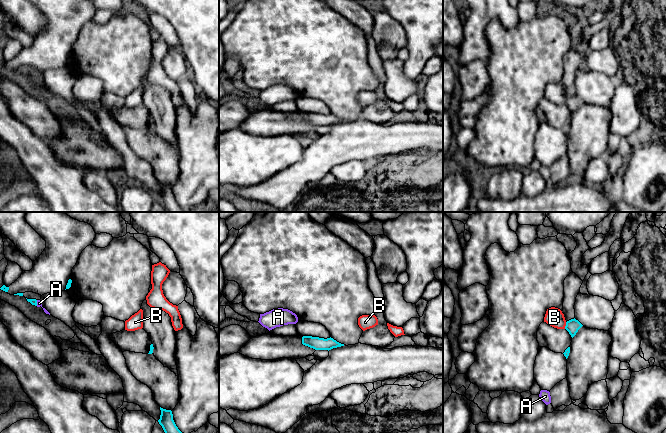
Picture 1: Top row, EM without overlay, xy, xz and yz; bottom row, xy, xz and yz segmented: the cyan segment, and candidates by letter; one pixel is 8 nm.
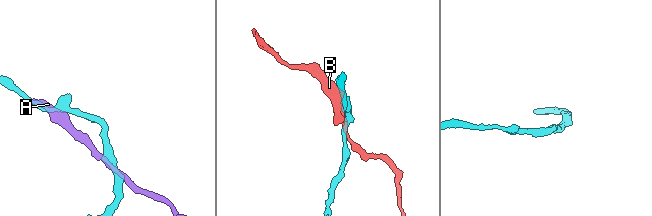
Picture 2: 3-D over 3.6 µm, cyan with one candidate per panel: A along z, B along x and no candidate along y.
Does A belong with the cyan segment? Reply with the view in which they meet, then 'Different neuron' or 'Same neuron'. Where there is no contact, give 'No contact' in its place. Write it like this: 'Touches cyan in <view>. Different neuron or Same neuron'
Touches cyan in xy. Different neuron

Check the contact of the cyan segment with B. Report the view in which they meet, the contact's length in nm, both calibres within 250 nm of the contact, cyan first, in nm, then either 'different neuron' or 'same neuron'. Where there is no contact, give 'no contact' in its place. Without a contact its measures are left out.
yz | 60 nm | 110/150 nm | different neuron

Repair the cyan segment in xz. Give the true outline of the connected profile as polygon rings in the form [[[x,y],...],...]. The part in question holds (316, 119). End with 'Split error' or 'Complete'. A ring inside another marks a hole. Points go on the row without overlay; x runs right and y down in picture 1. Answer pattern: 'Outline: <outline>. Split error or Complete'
Outline: [[[303,112],[302,120],[315,126],[328,126],[328,127],[333,124],[344,122],[344,120],[337,118],[331,113],[324,115],[312,112]]]. Complete

